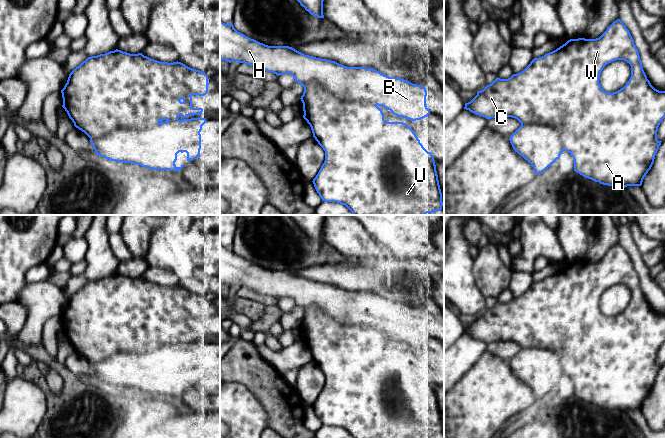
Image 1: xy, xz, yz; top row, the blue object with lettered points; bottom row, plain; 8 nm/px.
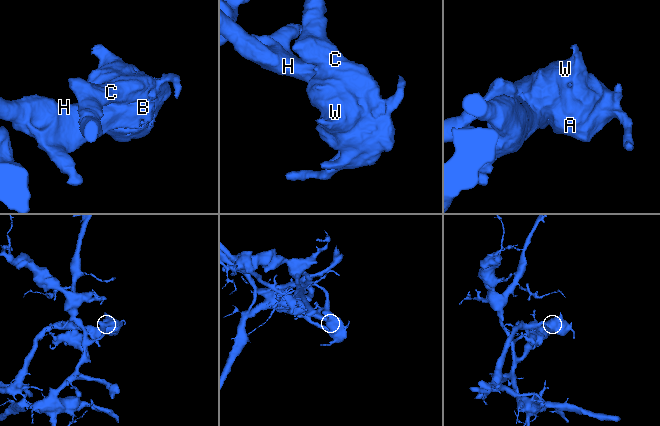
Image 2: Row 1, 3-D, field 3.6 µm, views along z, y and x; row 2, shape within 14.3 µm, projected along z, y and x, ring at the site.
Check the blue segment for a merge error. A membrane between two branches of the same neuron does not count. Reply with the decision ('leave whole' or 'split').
split

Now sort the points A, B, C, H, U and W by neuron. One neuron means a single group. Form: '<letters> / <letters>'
A C U W / B H

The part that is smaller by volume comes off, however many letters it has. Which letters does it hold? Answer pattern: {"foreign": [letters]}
{"foreign": ["B", "H"]}

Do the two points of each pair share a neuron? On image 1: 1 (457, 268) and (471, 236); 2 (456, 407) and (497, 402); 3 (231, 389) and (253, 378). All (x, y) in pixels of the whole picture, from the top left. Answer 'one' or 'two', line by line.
1: two
2: one
3: two

